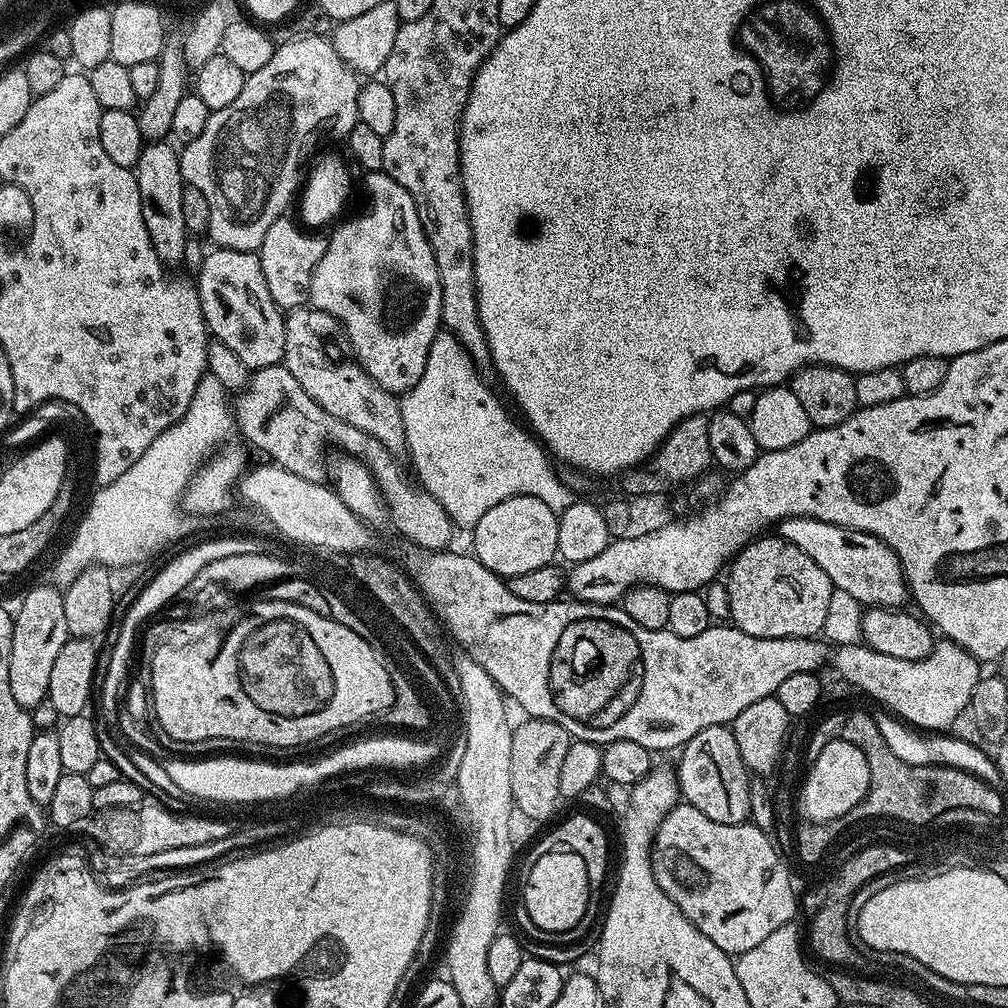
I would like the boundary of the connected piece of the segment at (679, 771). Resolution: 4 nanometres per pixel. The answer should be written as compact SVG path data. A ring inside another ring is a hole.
M715 724L690 738L679 749L680 765L675 765L676 780L680 783L680 795L694 810L702 810L706 818L723 824L742 824L751 817L753 785L748 784L750 773L738 754L738 742L734 742L731 727Z

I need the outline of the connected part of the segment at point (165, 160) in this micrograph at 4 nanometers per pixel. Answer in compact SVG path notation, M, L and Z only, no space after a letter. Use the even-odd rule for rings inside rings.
M168 142L145 143L134 171L142 202L142 222L146 222L146 234L150 234L158 258L168 266L182 263L190 234L182 215L182 194L186 185L180 169L180 152Z

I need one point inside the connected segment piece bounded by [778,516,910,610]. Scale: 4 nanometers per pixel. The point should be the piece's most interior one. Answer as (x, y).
(861, 565)

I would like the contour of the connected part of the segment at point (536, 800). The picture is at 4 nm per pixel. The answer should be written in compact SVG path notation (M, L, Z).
M524 718L512 729L510 742L510 790L517 813L528 820L548 820L556 812L556 803L562 800L560 778L562 761L570 750L573 737L558 722Z

